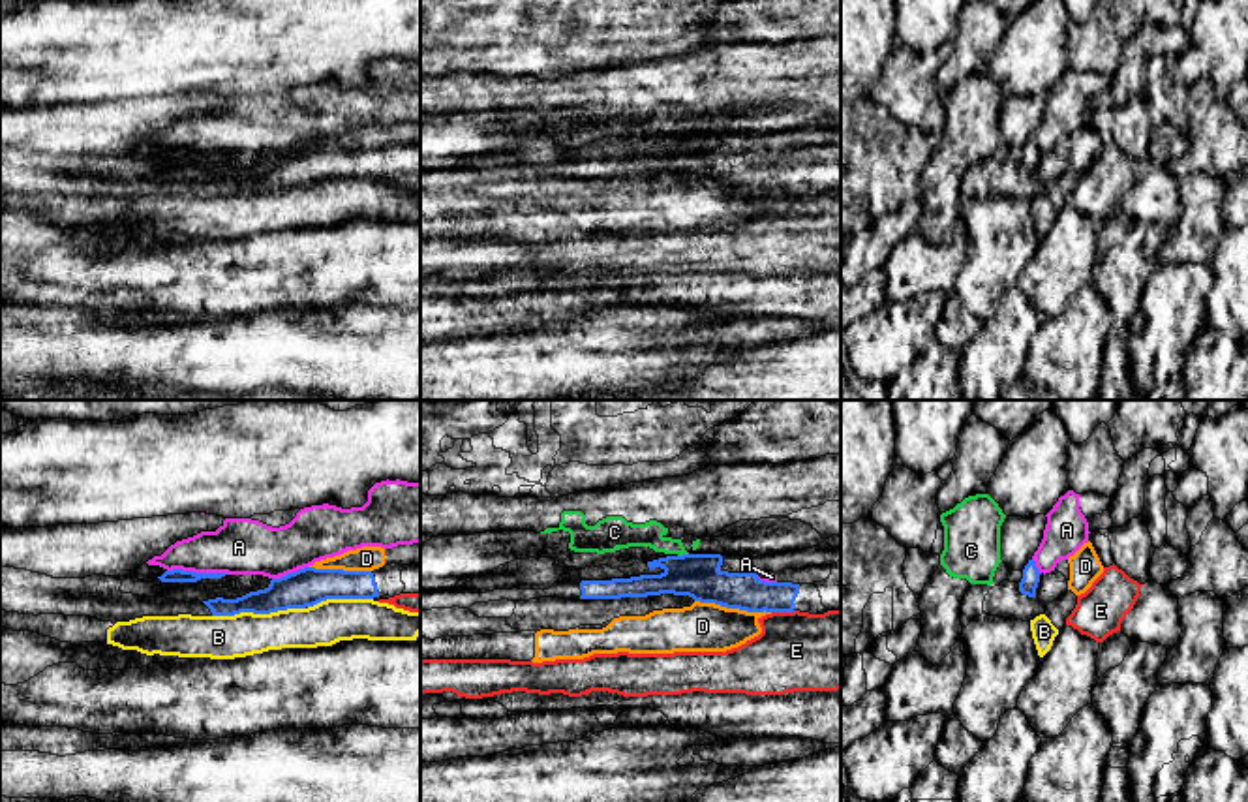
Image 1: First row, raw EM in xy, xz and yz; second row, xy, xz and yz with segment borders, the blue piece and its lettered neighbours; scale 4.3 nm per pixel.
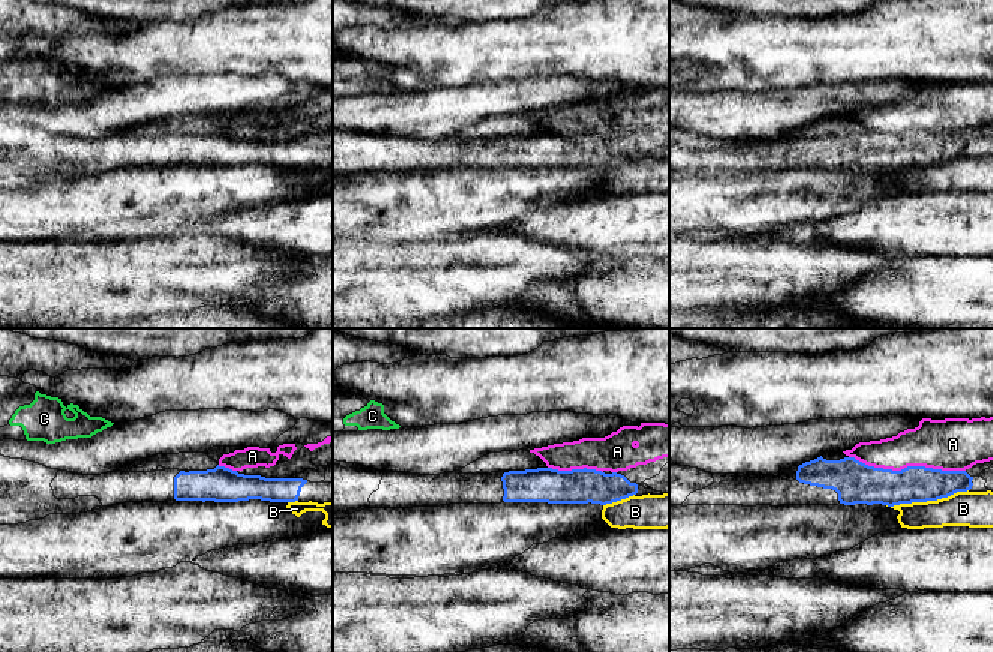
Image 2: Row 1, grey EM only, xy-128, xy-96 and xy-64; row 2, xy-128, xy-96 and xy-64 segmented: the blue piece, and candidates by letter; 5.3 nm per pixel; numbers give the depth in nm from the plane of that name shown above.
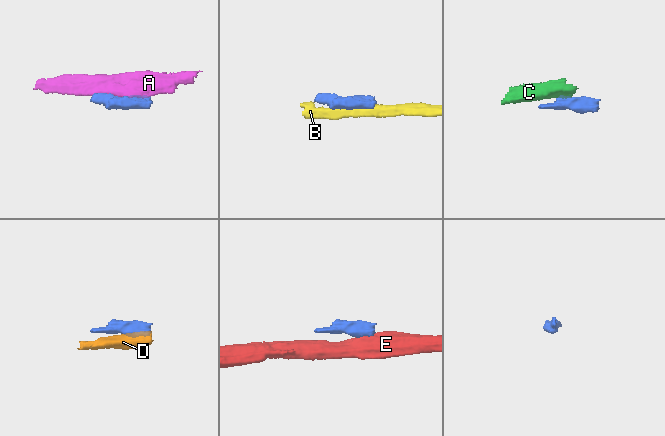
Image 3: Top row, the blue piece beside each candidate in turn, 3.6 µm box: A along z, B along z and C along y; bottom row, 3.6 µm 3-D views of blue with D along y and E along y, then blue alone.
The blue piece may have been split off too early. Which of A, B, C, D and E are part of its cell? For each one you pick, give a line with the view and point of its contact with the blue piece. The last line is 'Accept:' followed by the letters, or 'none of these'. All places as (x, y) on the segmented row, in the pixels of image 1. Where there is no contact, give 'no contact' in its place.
Accept: none of these

